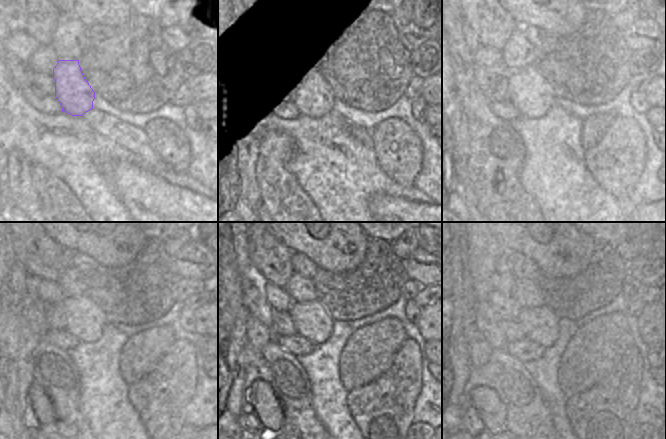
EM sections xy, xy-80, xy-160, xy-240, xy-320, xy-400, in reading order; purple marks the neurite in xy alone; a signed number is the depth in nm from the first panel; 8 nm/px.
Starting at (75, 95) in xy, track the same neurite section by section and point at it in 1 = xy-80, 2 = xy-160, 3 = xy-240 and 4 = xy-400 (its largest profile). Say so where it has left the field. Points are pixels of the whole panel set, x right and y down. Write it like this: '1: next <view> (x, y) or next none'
1: next xy-80 (306, 93)
2: next xy-160 (530, 93)
3: next xy-240 (86, 320)
4: next xy-400 (541, 325)

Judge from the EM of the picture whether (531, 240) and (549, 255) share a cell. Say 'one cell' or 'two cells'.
one cell

